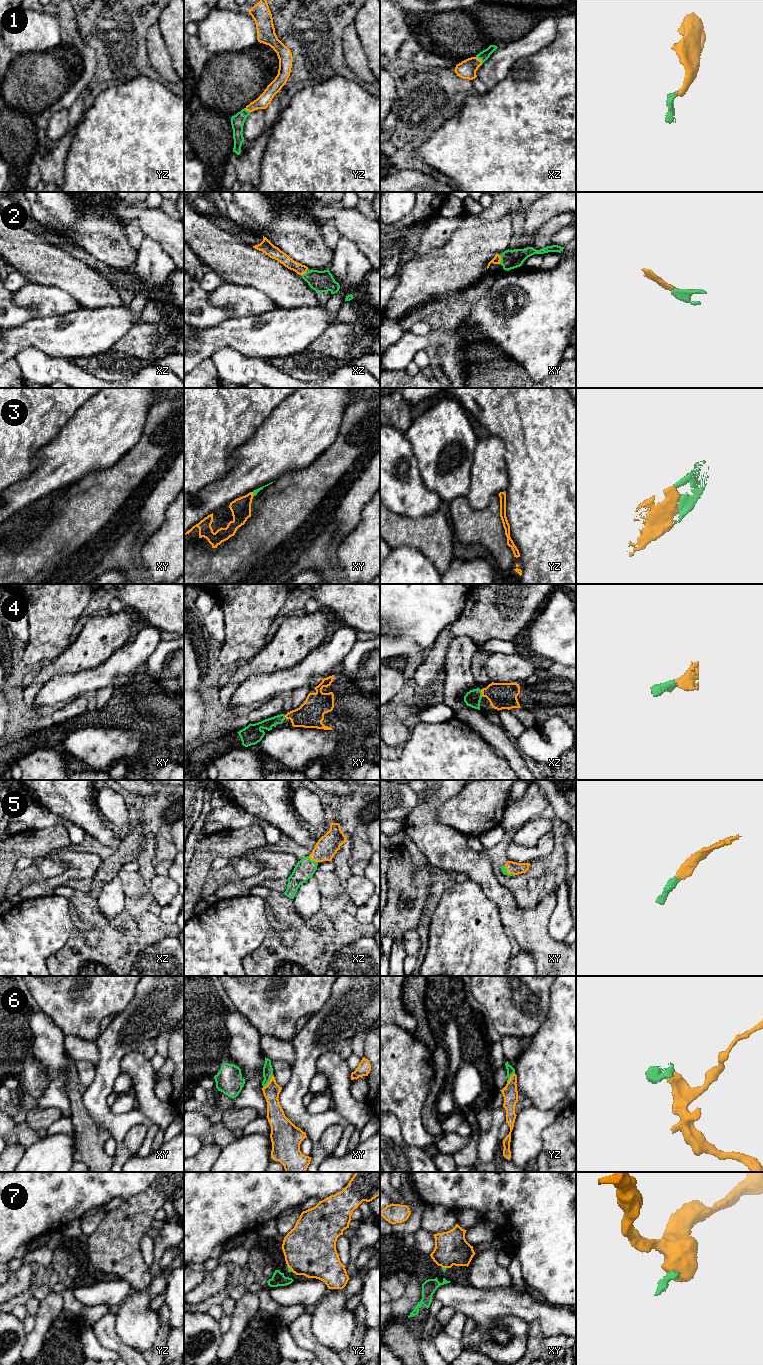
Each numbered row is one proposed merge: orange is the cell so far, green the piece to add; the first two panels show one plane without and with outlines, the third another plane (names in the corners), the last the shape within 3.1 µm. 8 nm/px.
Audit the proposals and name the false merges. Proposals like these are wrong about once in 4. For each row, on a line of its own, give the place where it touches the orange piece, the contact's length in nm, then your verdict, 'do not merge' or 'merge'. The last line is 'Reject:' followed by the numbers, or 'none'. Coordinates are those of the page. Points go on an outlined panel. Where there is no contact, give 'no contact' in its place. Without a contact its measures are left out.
1: xz (480, 60) | 80 nm | merge
2: xy (500, 260) | 70 nm | merge
3: xy (253, 493) | 40 nm | merge
4: xz (482, 693) | 60 nm | merge
5: xz (313, 860) | 90 nm | merge
6: xy (269, 1081) | 130 nm | merge
7: yz (290, 1268) | 50 nm | do not merge
Reject: 7

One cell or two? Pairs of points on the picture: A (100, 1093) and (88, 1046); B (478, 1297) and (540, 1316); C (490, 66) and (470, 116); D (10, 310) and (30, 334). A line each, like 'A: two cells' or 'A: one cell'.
A: two cells
B: one cell
C: two cells
D: two cells

